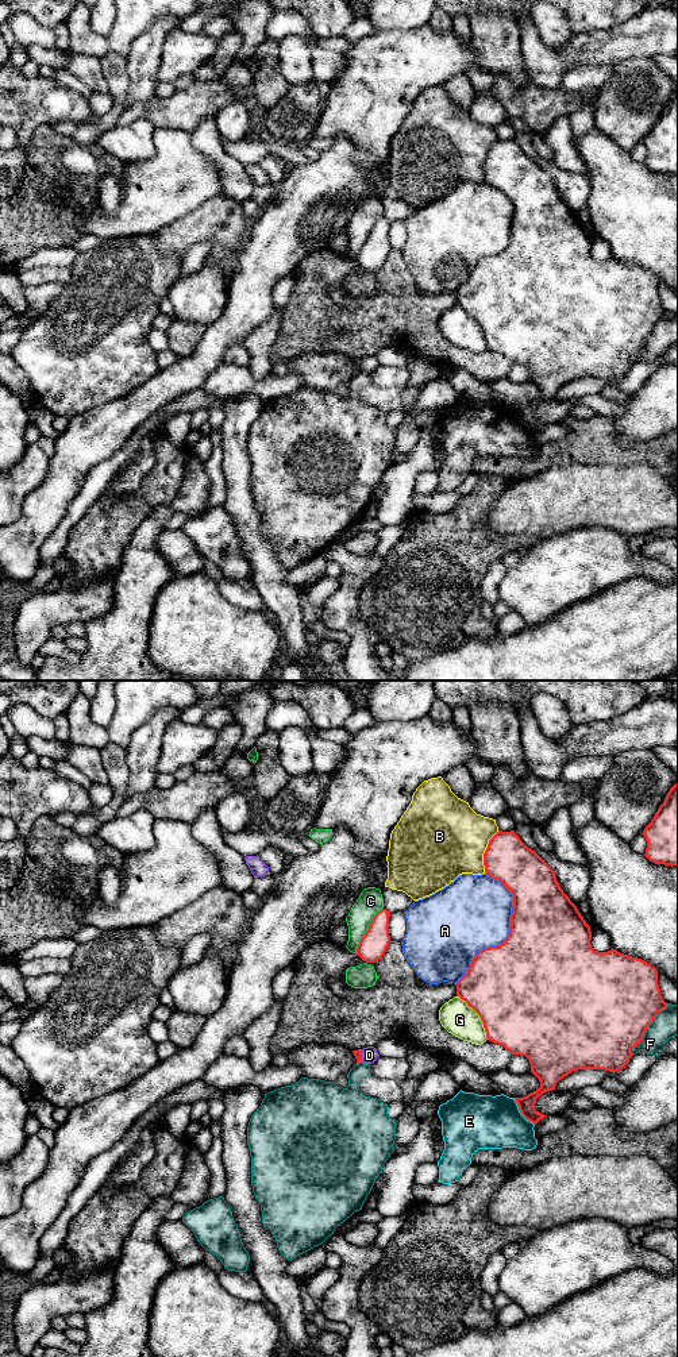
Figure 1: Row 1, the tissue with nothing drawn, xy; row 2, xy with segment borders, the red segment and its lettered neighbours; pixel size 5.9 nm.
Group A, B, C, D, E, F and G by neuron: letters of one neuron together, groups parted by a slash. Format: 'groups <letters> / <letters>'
groups A / B / C / D / E / F / G

